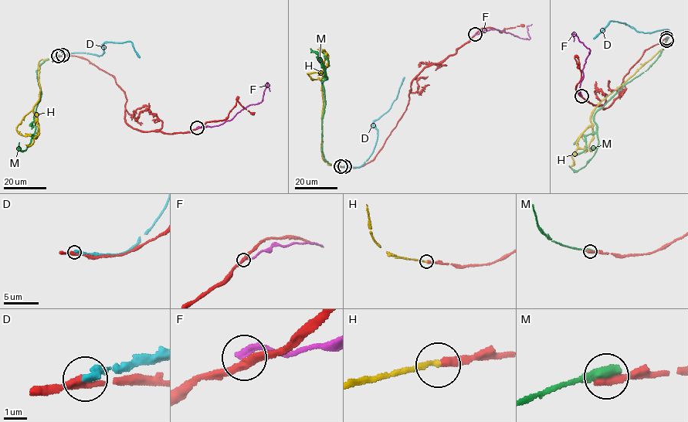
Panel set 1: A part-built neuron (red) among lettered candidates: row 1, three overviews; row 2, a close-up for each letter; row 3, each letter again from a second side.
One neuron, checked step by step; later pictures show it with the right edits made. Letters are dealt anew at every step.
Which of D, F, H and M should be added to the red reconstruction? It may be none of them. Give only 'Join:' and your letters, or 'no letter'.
Join: H

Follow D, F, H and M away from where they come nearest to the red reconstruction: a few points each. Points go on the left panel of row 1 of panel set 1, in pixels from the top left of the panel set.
D: (62, 56), (79, 52), (101, 56), (104, 42), (128, 41), (132, 42), (140, 57)
F: (197, 127), (218, 126), (230, 120), (248, 106), (260, 103), (266, 83), (270, 91)
H: (56, 57), (42, 59), (38, 62), (41, 87), (33, 111), (36, 114), (38, 134), (29, 145), (25, 144)
M: (59, 56), (47, 59), (38, 69), (38, 80), (42, 93), (34, 114), (35, 134), (22, 151), (18, 142)

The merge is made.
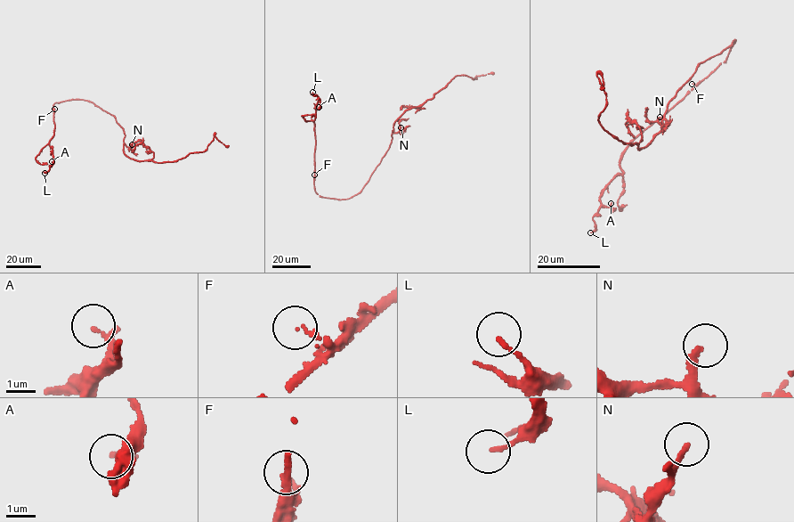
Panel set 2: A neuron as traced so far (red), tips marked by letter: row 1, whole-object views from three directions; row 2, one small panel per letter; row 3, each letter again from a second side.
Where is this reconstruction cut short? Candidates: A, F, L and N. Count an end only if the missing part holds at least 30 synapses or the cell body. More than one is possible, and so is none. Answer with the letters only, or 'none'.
N

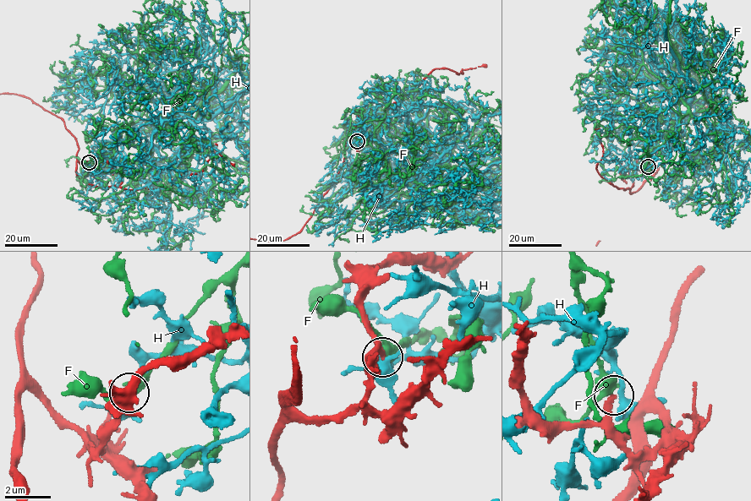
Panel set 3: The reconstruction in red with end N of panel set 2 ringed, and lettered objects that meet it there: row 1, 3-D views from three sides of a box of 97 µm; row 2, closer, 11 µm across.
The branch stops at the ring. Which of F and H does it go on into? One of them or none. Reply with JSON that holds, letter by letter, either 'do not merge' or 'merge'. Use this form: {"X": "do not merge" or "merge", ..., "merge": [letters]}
{"F": "do not merge", "H": "do not merge", "merge": []}

